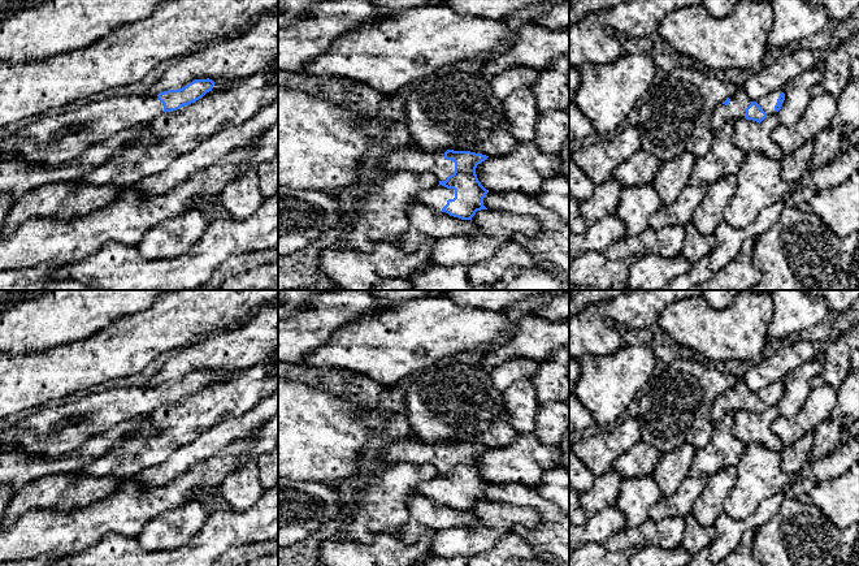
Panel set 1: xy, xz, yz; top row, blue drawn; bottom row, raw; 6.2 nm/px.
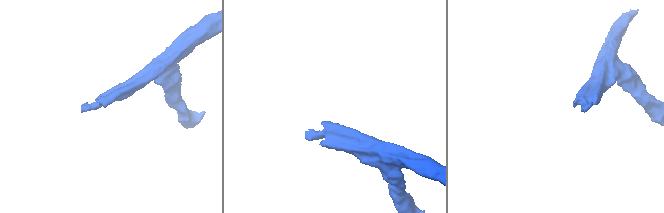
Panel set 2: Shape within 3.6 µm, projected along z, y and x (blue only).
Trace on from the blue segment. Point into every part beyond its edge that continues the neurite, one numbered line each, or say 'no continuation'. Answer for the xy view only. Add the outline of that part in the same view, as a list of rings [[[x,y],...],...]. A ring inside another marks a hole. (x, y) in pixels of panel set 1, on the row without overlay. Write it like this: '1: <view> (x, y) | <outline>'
1: xy (51, 432) | [[[142,385],[90,392],[70,403],[43,407],[0,432],[6,451],[60,458],[117,424],[152,414],[164,405],[157,386]]]

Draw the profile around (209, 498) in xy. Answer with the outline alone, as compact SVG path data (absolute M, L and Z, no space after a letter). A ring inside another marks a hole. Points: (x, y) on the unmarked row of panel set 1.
M218 488L213 491L199 489L191 497L187 498L187 502L201 502L211 510L217 504L220 504L218 496L220 496Z

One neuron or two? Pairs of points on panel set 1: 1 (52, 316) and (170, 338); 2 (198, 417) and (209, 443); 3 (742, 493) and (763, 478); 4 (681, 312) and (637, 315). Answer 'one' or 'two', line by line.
1: two
2: two
3: one
4: two

